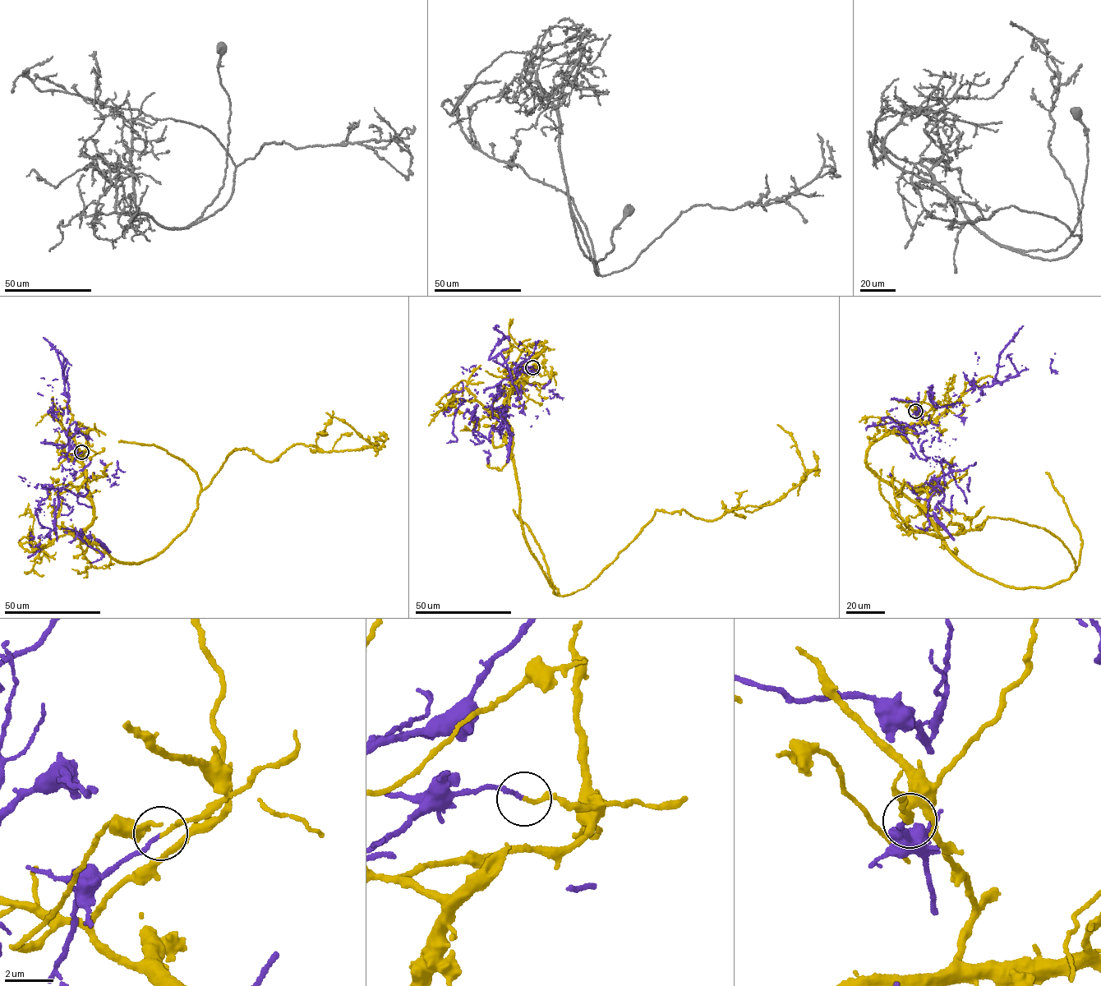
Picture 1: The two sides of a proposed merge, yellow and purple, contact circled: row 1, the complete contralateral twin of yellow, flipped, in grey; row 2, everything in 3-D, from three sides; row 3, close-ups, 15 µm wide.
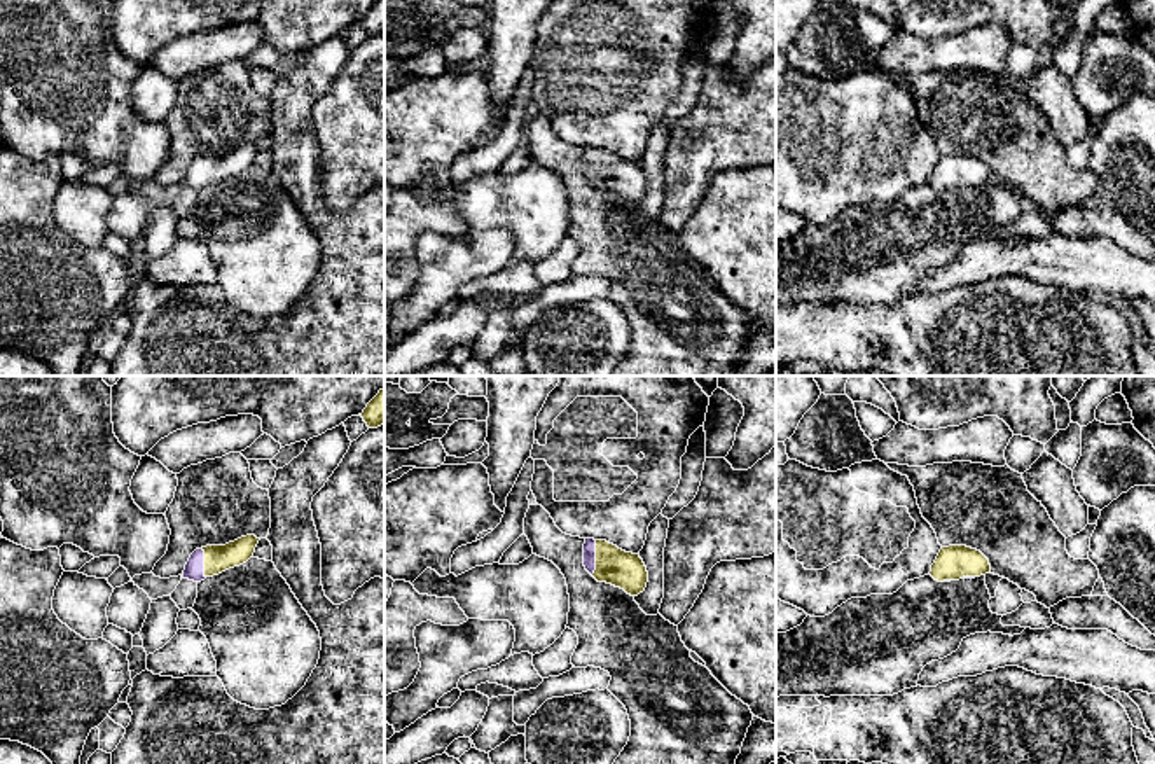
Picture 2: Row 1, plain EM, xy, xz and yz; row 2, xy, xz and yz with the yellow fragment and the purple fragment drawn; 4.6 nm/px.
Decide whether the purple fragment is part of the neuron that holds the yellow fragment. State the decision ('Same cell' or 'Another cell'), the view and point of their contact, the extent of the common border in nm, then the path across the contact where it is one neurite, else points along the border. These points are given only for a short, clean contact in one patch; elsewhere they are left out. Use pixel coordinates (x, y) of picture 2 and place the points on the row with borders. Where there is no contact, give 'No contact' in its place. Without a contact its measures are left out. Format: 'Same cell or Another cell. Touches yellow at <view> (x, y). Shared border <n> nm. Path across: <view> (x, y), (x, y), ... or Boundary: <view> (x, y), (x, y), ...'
Another cell. Touches yellow at xz (596, 558). Shared border 160 nm

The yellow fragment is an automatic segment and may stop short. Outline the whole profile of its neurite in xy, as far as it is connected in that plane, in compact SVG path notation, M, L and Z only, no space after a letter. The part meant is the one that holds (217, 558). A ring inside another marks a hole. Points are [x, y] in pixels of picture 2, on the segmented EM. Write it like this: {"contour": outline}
{"contour": "M255 535L241 537L225 545L206 545L204 551L204 577L218 575L229 568L239 566L253 558L260 538Z"}

